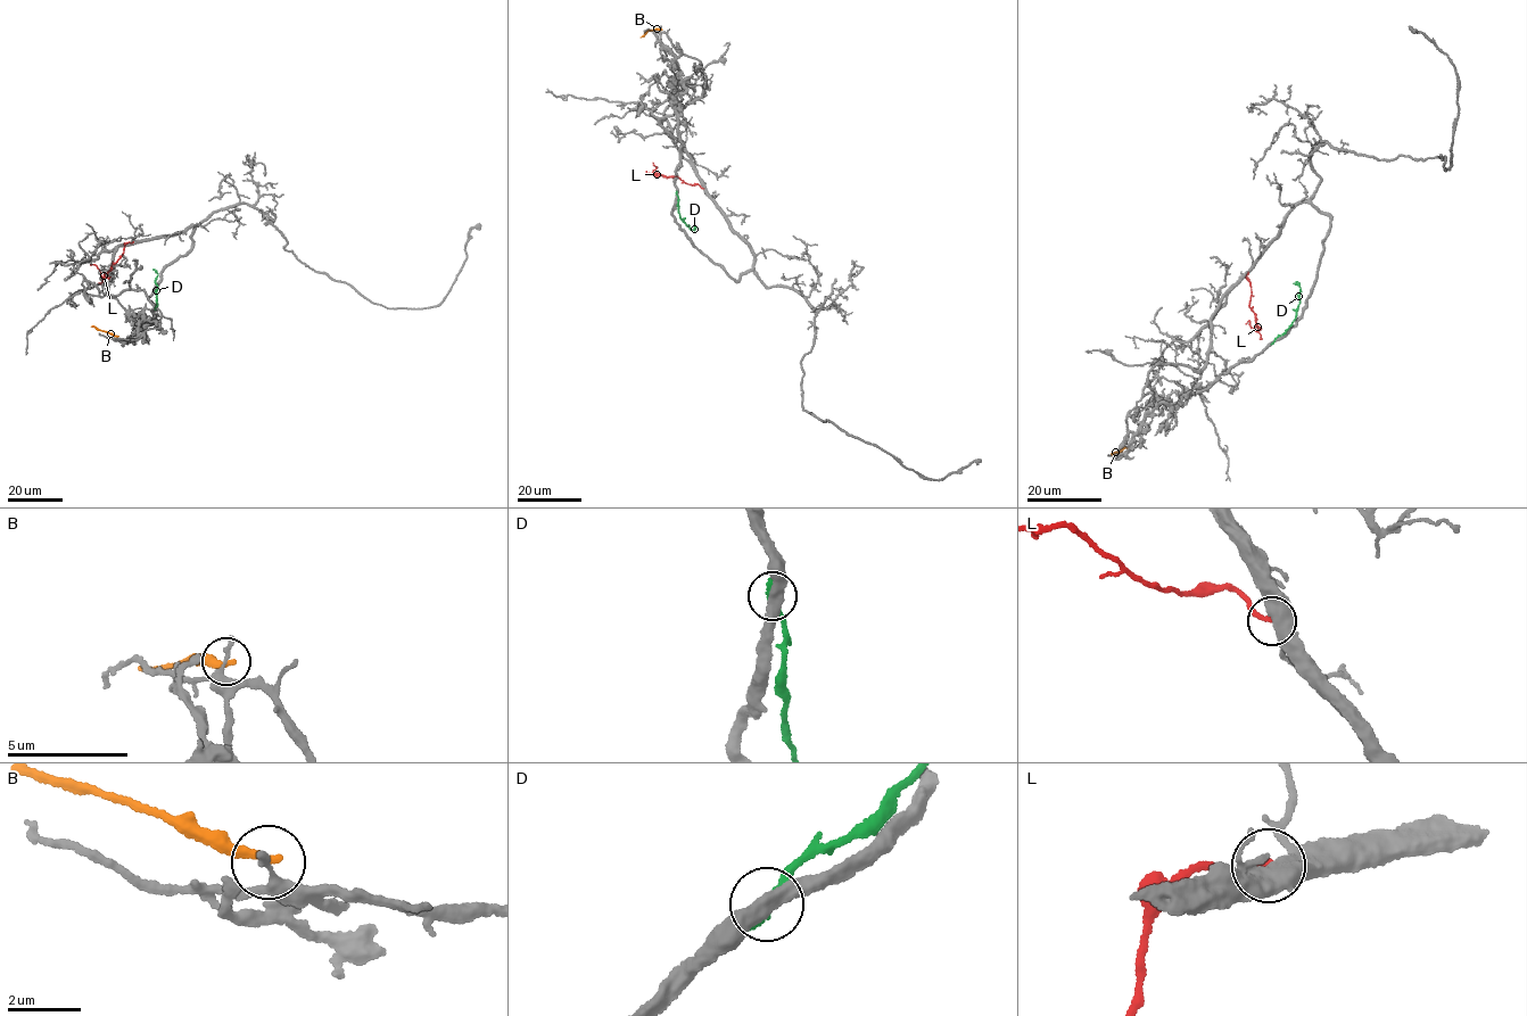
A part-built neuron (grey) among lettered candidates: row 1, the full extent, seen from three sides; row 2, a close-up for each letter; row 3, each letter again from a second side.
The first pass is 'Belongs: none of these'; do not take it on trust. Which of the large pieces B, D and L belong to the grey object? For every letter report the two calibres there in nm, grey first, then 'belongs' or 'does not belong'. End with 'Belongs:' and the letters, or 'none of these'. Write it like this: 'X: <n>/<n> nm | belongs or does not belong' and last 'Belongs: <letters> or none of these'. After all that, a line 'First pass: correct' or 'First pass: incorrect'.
B: 240/260 nm | does not belong
D: 400/280 nm | does not belong
L: 500/190 nm | does not belong
Belongs: none of these
First pass: correct

